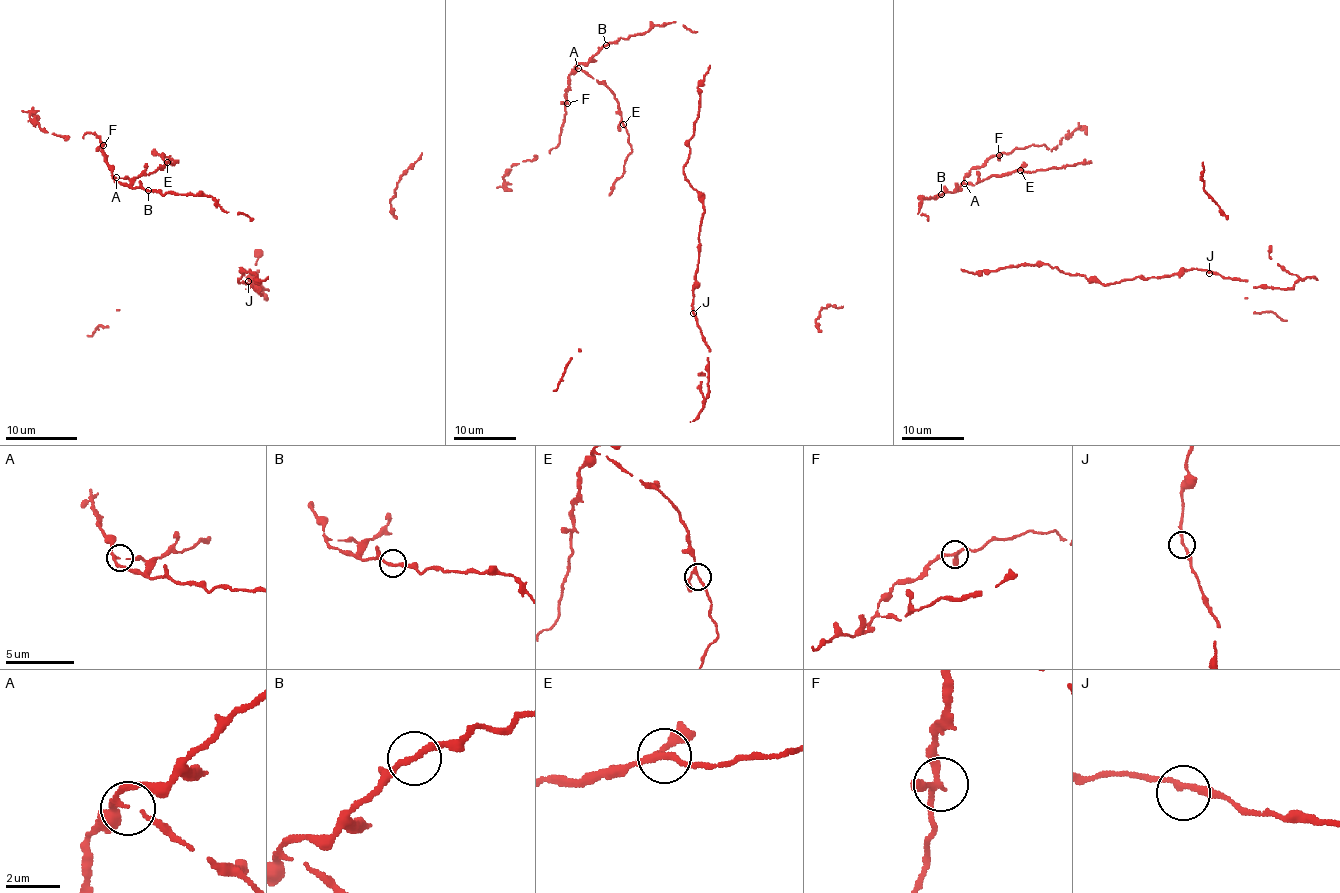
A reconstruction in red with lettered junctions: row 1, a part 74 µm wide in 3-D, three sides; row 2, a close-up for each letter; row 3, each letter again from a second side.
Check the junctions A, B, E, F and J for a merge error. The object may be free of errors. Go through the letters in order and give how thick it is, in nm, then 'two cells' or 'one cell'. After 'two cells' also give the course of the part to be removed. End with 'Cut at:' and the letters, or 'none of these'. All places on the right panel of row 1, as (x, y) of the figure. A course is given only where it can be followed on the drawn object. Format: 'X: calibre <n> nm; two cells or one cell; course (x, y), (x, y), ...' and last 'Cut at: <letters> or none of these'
A: calibre 130 nm; one cell
B: calibre 220 nm; one cell
E: calibre 190 nm; one cell
F: calibre 200 nm; one cell
J: calibre 190 nm; one cell
Cut at: none of these

